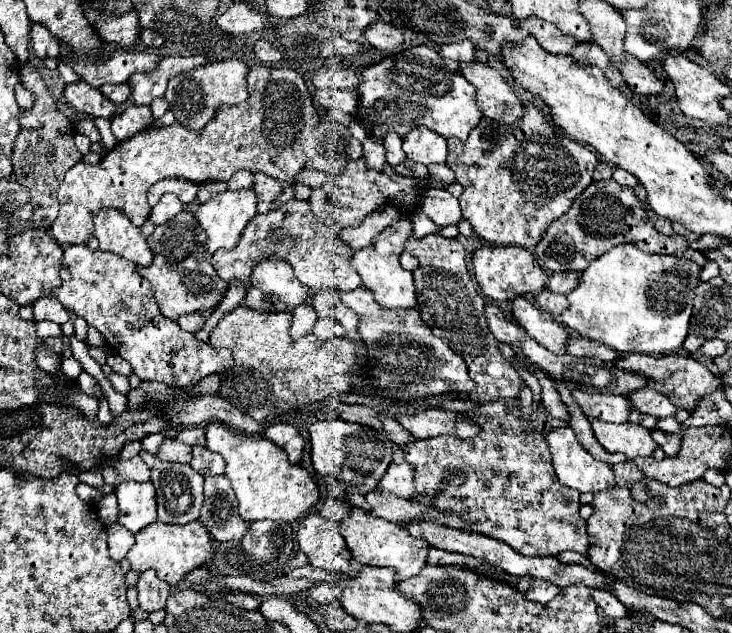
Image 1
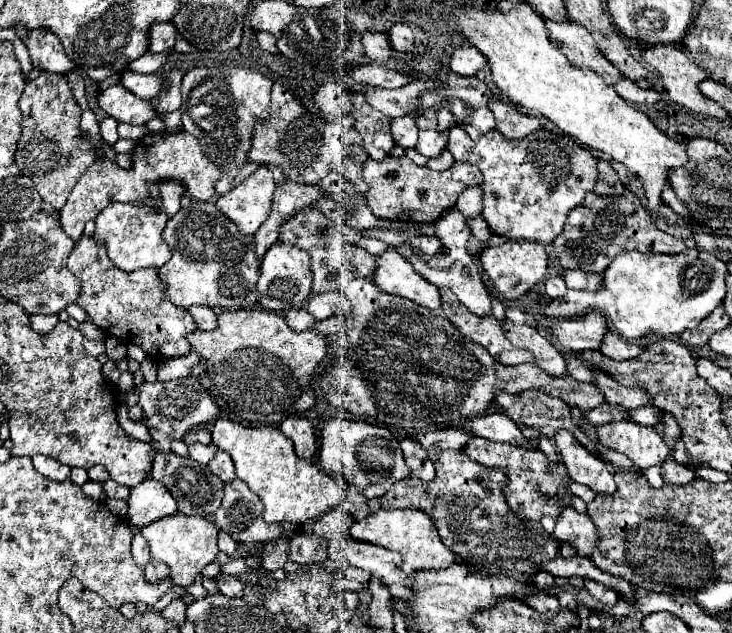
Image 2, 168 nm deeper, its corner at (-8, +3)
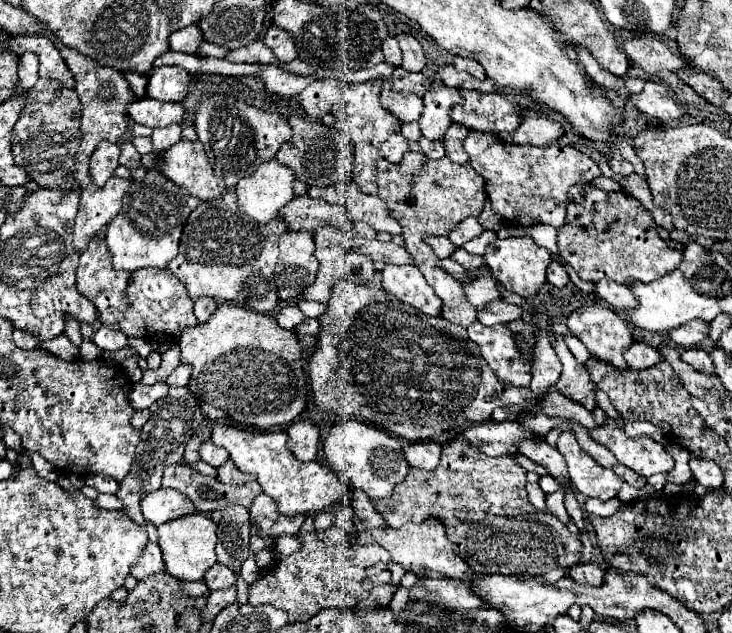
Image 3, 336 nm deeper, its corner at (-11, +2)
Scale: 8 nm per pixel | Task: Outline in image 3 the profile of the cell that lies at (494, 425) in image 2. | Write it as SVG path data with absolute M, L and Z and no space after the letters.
M537 437L533 439L525 439L525 441L519 441L519 453L533 459L535 463L543 465L559 485L569 485L571 487L571 481L567 479L567 465L565 465L565 459L563 455L559 455L559 451L551 445L547 445L545 441L537 441Z

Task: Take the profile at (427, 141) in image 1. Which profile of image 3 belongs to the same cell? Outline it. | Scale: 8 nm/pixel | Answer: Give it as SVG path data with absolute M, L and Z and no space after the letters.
M435 85L423 95L423 103L425 109L419 119L423 137L427 137L429 141L439 141L445 135L445 131L451 127L449 111L455 103L461 103L461 95L457 89Z

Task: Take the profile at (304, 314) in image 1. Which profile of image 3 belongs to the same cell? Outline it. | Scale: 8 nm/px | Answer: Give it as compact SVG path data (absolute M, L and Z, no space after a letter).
M287 305L283 307L277 315L277 323L283 327L283 329L297 329L297 325L301 325L301 321L305 319L305 315L301 313L301 309L297 305Z

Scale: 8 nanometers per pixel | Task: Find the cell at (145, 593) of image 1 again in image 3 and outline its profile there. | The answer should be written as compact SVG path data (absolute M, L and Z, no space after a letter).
M149 543L139 559L139 565L135 565L131 569L131 575L137 579L137 581L143 581L159 571L165 571L165 565L163 565L163 557L161 557L161 551L159 551L159 545L155 543Z

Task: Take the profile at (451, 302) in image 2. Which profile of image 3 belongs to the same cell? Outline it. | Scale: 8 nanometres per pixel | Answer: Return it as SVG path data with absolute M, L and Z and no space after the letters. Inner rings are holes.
M407 153L401 163L387 163L385 159L377 161L377 173L383 175L379 181L379 189L387 193L383 199L389 205L389 213L393 219L399 221L403 227L403 237L405 237L405 249L413 255L415 265L431 283L435 293L441 297L445 303L441 309L441 315L461 327L469 327L471 323L477 321L477 313L481 311L479 307L473 307L467 301L467 295L463 291L463 285L457 279L451 279L441 267L439 259L435 253L421 241L423 235L447 235L449 229L459 223L465 217L475 217L481 213L487 193L485 193L485 181L483 177L471 167L471 163L457 165L449 157L431 161L425 159L421 153ZM383 181L383 183L381 183Z

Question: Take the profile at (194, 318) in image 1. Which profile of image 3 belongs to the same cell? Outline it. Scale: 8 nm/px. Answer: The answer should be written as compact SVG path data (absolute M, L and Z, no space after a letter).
M203 297L195 301L195 317L199 323L207 323L207 319L217 311L217 303L211 297Z

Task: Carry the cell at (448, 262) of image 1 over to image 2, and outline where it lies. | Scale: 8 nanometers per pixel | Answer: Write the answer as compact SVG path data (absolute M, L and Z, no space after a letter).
M528 390L528 392L524 392L524 394L516 394L516 396L502 392L502 394L496 396L496 404L504 410L506 416L510 416L510 418L516 422L516 426L520 428L520 432L522 432L526 438L530 438L530 440L536 440L538 436L546 436L546 438L548 438L548 434L554 434L556 430L562 430L562 428L564 428L564 430L572 432L572 434L576 436L576 440L578 440L588 452L592 452L596 458L600 458L600 450L598 450L596 442L590 440L590 438L580 430L580 426L572 422L572 418L570 418L570 406L568 406L566 402L558 400L558 398L552 398L552 396L548 396L548 394L540 394L538 390Z

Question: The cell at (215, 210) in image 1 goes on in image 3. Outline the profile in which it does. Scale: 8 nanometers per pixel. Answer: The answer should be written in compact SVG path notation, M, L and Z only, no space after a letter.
M277 161L263 163L253 175L243 177L235 185L237 207L249 215L259 225L279 217L279 211L295 197L293 183L295 175L289 167L279 165Z

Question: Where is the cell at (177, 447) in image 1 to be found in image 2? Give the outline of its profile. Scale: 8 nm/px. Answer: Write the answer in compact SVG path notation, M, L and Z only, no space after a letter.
M190 444L188 450L190 450L190 458L192 460L202 462L202 464L208 464L216 456L216 450L218 448L214 444L208 444L208 446L204 446L204 444Z

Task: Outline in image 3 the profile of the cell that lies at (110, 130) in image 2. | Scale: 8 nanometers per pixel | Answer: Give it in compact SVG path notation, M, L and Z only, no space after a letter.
M123 139L119 141L119 147L121 147L121 157L119 157L119 163L125 165L125 167L135 167L141 163L141 155L135 151L133 143L129 139Z

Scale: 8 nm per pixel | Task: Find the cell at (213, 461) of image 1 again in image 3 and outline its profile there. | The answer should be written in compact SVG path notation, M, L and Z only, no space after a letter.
M231 459L225 461L225 463L217 469L217 477L219 477L225 485L245 485L245 483L249 483L249 481L255 479L255 475L245 475L245 473L241 473Z

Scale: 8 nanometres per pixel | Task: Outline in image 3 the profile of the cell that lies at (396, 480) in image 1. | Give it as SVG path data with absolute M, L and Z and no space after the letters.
M437 441L409 443L409 445L405 445L405 451L403 453L405 453L405 459L409 461L411 467L433 471L439 465L441 445Z

